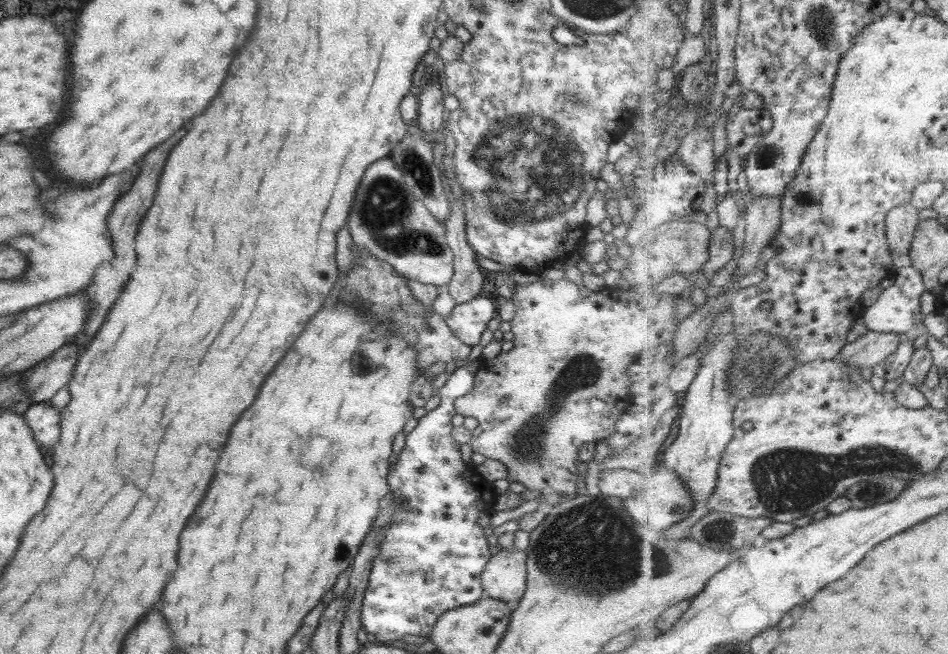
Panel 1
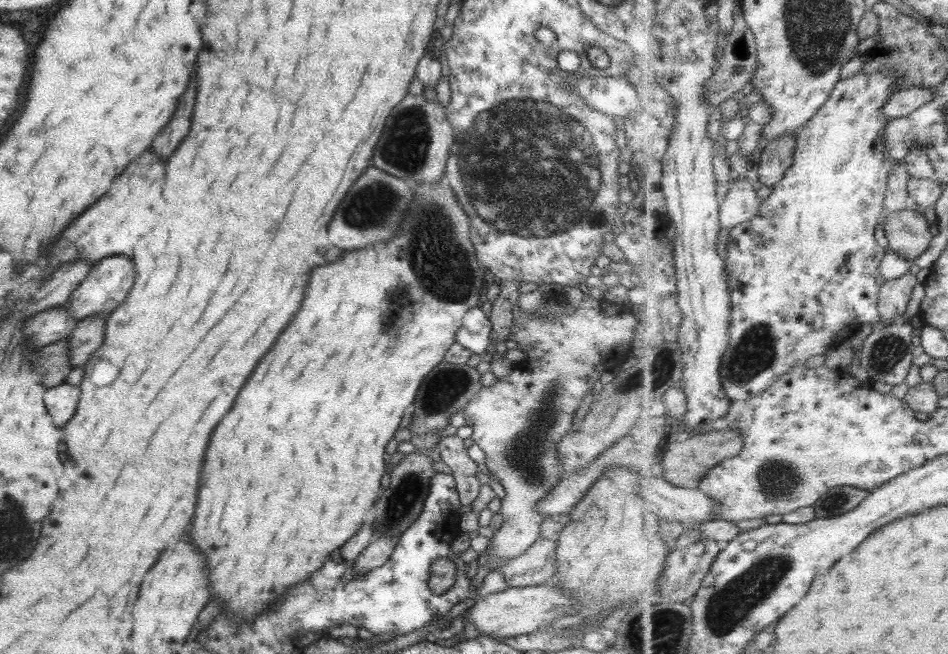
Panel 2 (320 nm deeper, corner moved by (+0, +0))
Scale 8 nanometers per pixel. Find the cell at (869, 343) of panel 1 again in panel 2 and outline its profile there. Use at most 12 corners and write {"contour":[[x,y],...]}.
{"contour":[[907,273],[880,290],[878,311],[885,327],[902,325],[911,292],[922,275]]}

